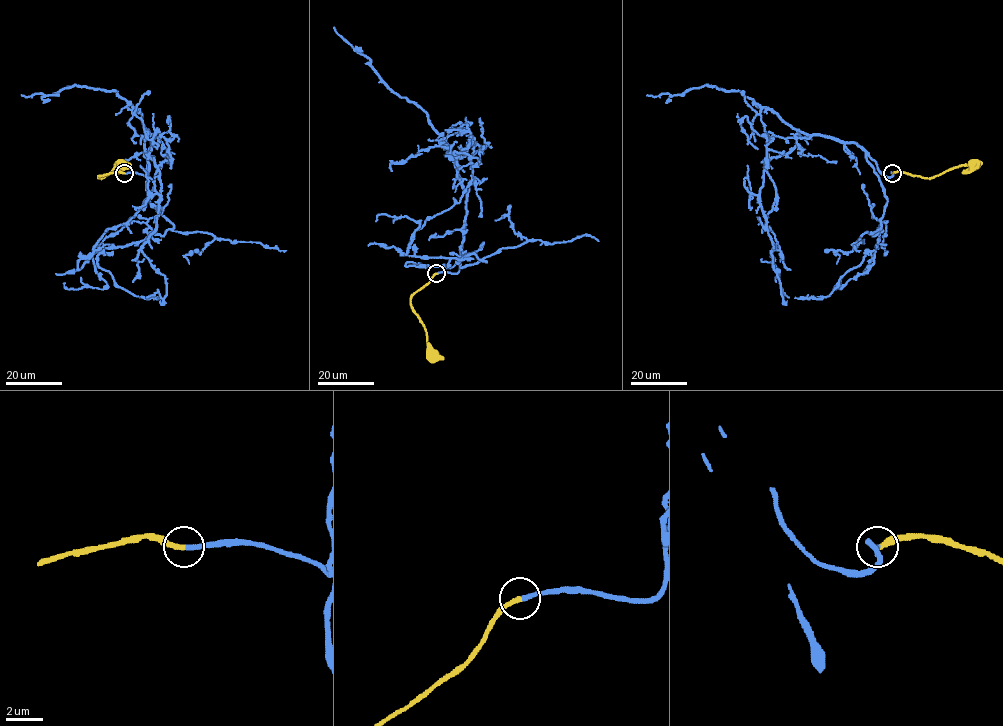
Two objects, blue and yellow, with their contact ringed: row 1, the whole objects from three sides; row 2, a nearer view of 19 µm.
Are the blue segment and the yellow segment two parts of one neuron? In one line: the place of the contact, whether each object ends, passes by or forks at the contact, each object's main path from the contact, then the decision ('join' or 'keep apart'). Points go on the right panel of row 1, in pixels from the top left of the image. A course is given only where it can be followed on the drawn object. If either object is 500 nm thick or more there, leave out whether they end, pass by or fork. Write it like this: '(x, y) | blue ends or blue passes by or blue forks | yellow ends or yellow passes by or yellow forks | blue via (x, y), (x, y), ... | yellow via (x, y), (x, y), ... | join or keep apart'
(892, 173) | blue ends | yellow ends | blue via (892, 173), (885, 176), (855, 143), (801, 132), (790, 151), (769, 161), (759, 206), (781, 295), (789, 297) | yellow via (892, 173), (902, 171), (931, 178), (962, 165), (974, 165) | join

